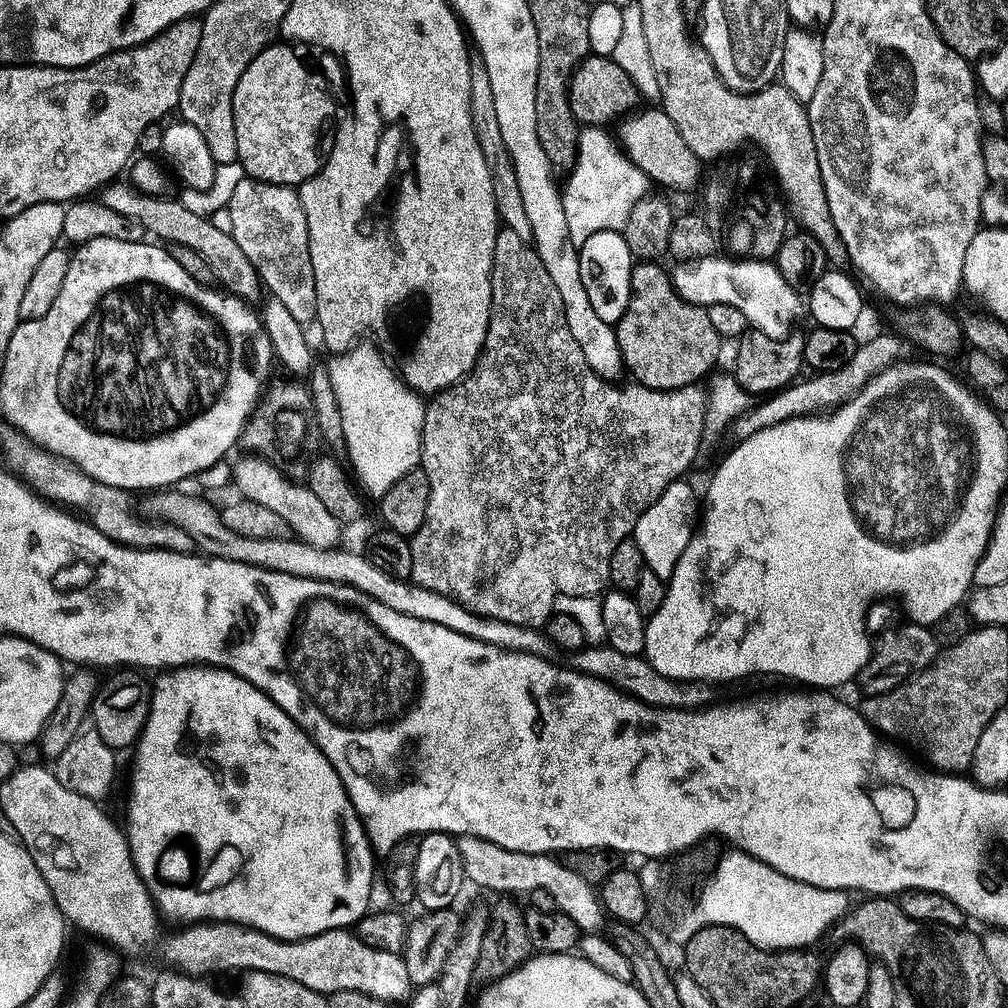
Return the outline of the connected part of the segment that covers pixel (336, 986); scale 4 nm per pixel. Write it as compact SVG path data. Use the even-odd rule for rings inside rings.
M205 922L176 931L180 932L165 942L164 952L168 955L167 967L181 974L204 978L207 972L228 972L231 968L239 974L261 972L298 982L325 998L340 991L356 991L384 1000L389 1006L410 999L414 993L403 956L374 950L348 930L324 932L306 940L275 940L270 934L241 924Z

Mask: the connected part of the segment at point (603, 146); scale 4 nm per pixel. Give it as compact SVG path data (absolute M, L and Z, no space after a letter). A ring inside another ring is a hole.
M588 126L581 131L572 176L562 192L571 240L578 249L594 234L621 233L631 211L644 196L649 195L652 187L650 178L614 142L612 144L605 132L600 126Z

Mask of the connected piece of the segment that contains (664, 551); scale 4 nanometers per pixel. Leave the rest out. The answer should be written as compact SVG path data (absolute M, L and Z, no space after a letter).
M688 482L671 484L662 494L662 498L658 498L658 502L650 506L650 510L640 515L640 521L634 533L638 550L642 550L645 569L658 574L658 578L666 582L671 580L674 572L678 570L678 562L682 554L686 554L690 542L696 537L701 516L701 497L700 500L696 497L695 490L688 485Z

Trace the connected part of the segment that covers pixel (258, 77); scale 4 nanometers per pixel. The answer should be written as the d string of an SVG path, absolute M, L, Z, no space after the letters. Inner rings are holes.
M288 42L273 44L258 54L254 62L250 62L250 70L242 74L238 90L234 90L234 130L238 133L238 164L244 167L243 175L295 189L323 170L336 144L338 131L335 120L336 100L328 89L328 80L322 73L316 72L314 65L307 64L299 51L303 52Z

